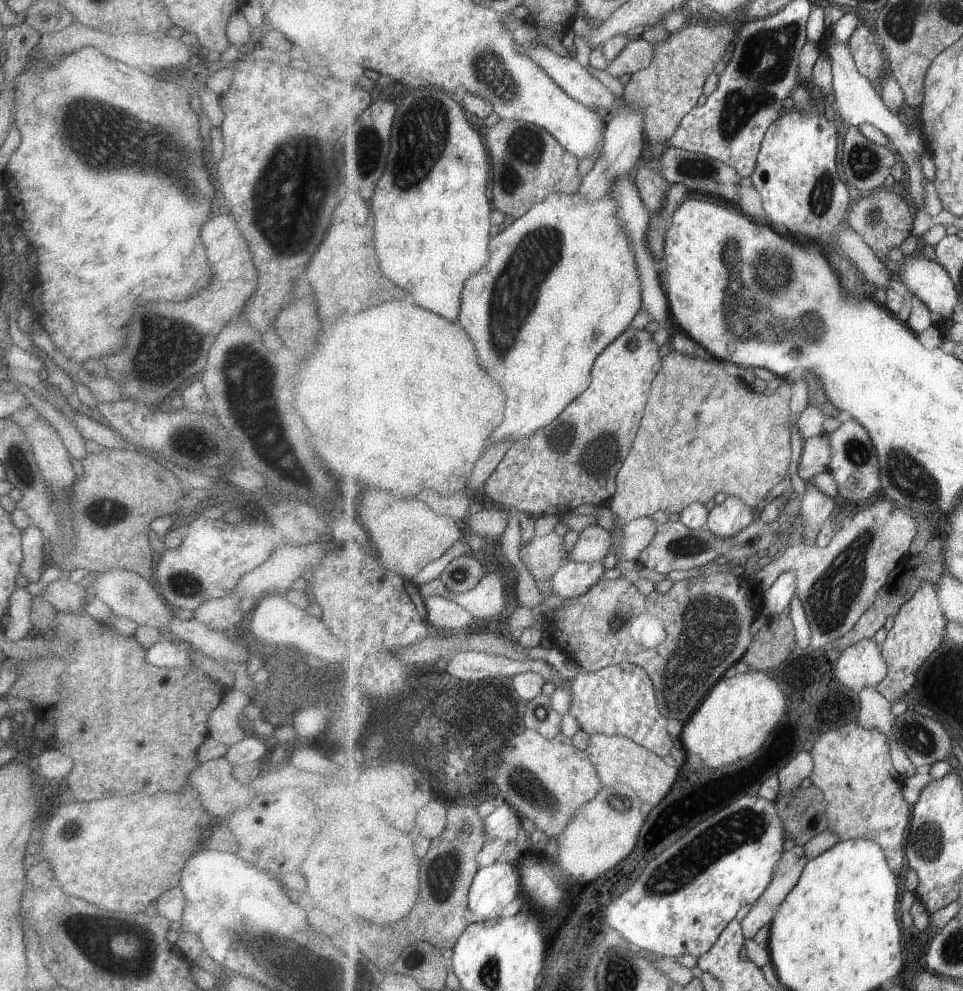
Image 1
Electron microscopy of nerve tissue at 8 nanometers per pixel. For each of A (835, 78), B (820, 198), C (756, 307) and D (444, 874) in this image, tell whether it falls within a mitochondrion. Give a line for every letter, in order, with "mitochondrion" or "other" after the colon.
A: other
B: mitochondrion
C: mitochondrion
D: mitochondrion

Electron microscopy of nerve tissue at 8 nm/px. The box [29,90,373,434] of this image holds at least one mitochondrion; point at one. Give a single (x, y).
(92, 122)

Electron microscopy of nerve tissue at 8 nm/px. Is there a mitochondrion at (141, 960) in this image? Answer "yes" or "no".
yes

